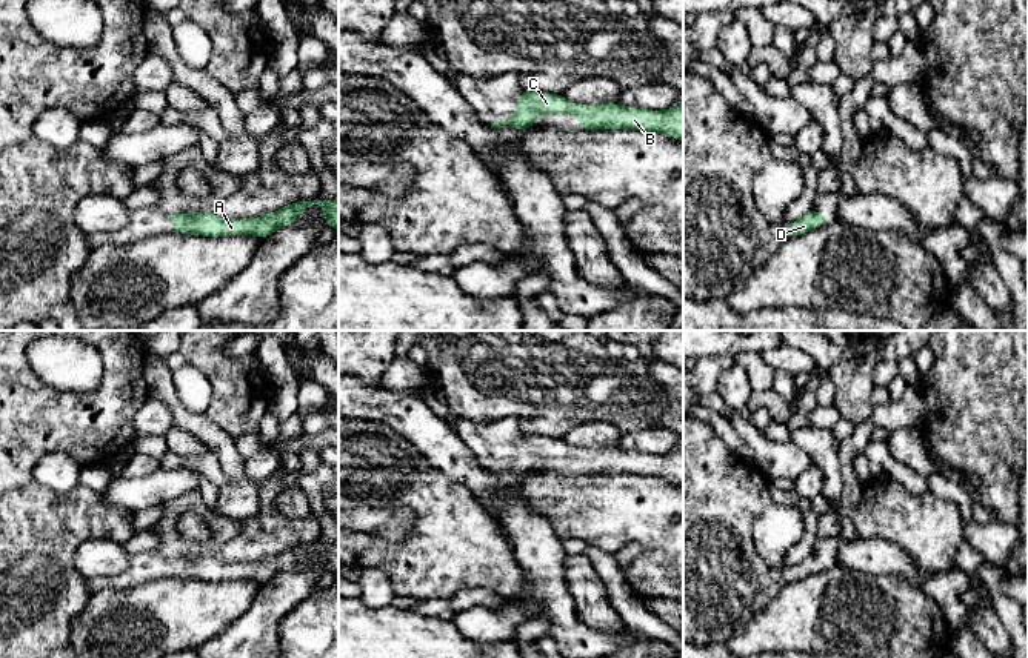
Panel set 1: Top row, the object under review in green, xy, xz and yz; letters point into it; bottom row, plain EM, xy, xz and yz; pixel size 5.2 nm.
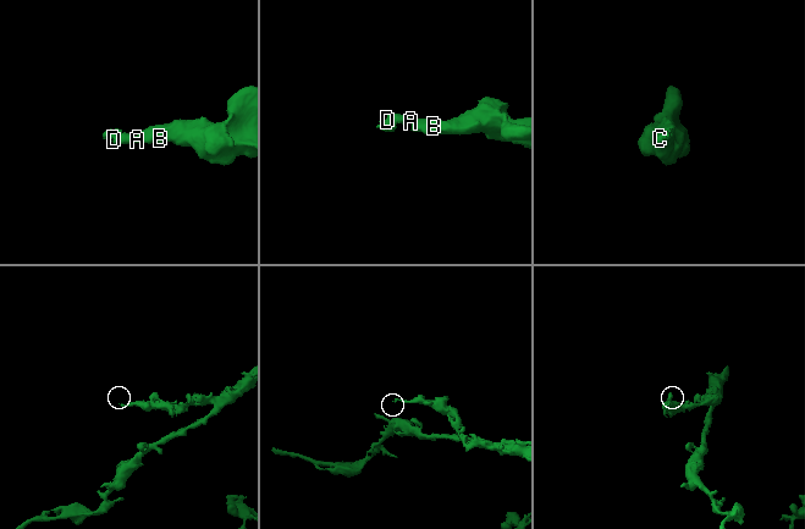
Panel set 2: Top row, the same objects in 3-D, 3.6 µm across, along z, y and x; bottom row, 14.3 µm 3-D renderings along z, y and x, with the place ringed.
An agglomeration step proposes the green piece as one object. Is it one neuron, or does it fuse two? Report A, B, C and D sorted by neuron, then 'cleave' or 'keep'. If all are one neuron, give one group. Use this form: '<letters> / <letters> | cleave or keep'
A B C D | keep

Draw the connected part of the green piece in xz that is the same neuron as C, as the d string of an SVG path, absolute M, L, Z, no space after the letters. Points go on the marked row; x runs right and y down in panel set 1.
M522 89L517 111L505 121L494 121L491 128L511 125L520 132L534 128L536 118L546 114L579 115L580 131L629 129L683 140L683 105L663 111L637 109L620 103L582 105L568 101L563 94Z

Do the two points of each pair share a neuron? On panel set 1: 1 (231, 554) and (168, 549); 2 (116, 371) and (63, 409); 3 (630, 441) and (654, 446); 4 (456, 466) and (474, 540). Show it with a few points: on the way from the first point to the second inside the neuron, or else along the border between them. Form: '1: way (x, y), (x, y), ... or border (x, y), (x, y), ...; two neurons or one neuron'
1: border (240, 521), (240, 531), (219, 552); two neurons
2: way (108, 386), (93, 402), (85, 402), (79, 408); one neuron
3: way (636, 441), (648, 441); one neuron
4: border (430, 463), (462, 483), (483, 508); two neurons

